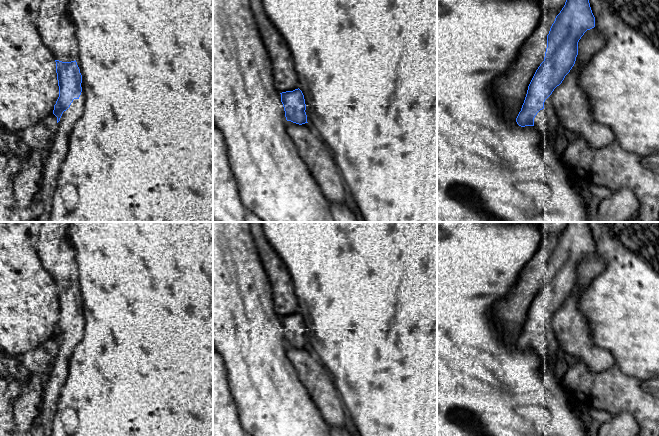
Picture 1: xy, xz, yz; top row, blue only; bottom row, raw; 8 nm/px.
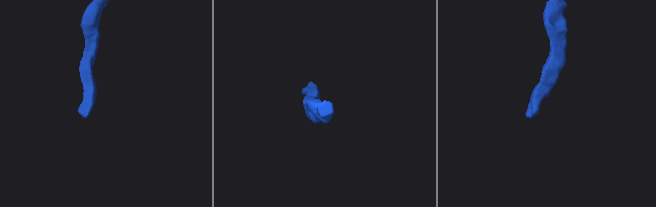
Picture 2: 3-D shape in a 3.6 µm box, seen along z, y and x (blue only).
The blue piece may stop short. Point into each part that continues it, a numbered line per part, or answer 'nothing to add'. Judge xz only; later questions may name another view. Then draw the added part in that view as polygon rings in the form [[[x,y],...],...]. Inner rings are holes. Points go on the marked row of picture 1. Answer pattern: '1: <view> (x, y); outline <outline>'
nothing to add

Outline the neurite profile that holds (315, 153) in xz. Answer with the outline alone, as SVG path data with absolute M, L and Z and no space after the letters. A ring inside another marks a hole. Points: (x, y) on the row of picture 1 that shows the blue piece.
M287 121L287 133L326 199L331 204L344 204L348 190L328 145L317 135L309 123L299 125Z

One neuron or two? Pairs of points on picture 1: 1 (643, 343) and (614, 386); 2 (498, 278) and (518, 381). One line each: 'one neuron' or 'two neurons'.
1: two neurons
2: one neuron

